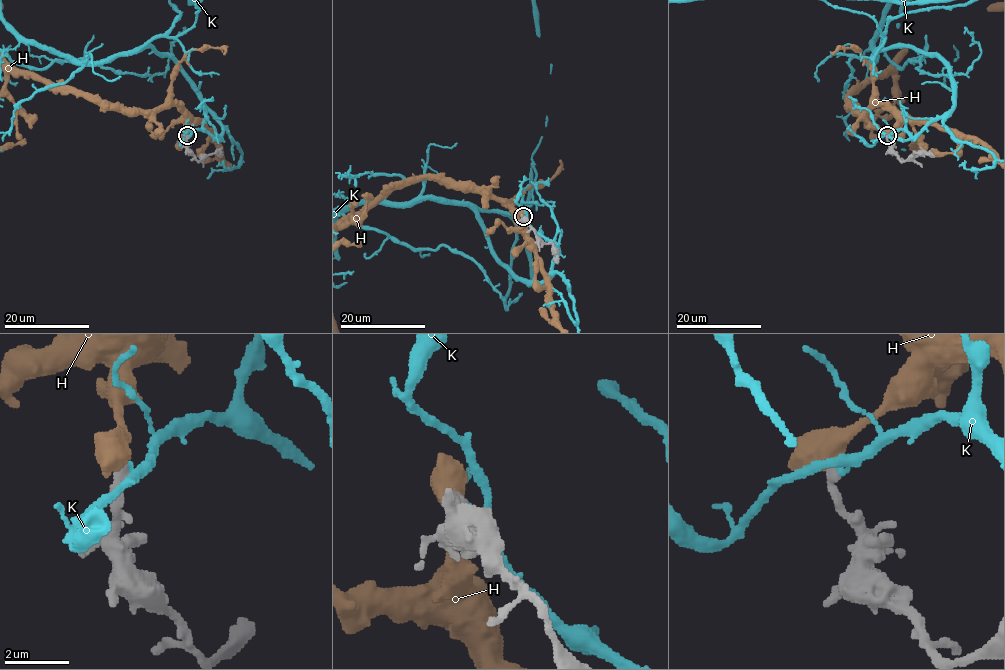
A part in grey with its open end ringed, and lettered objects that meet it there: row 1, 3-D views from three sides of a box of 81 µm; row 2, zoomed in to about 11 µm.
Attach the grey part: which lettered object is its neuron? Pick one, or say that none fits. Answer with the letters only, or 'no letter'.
no letter

